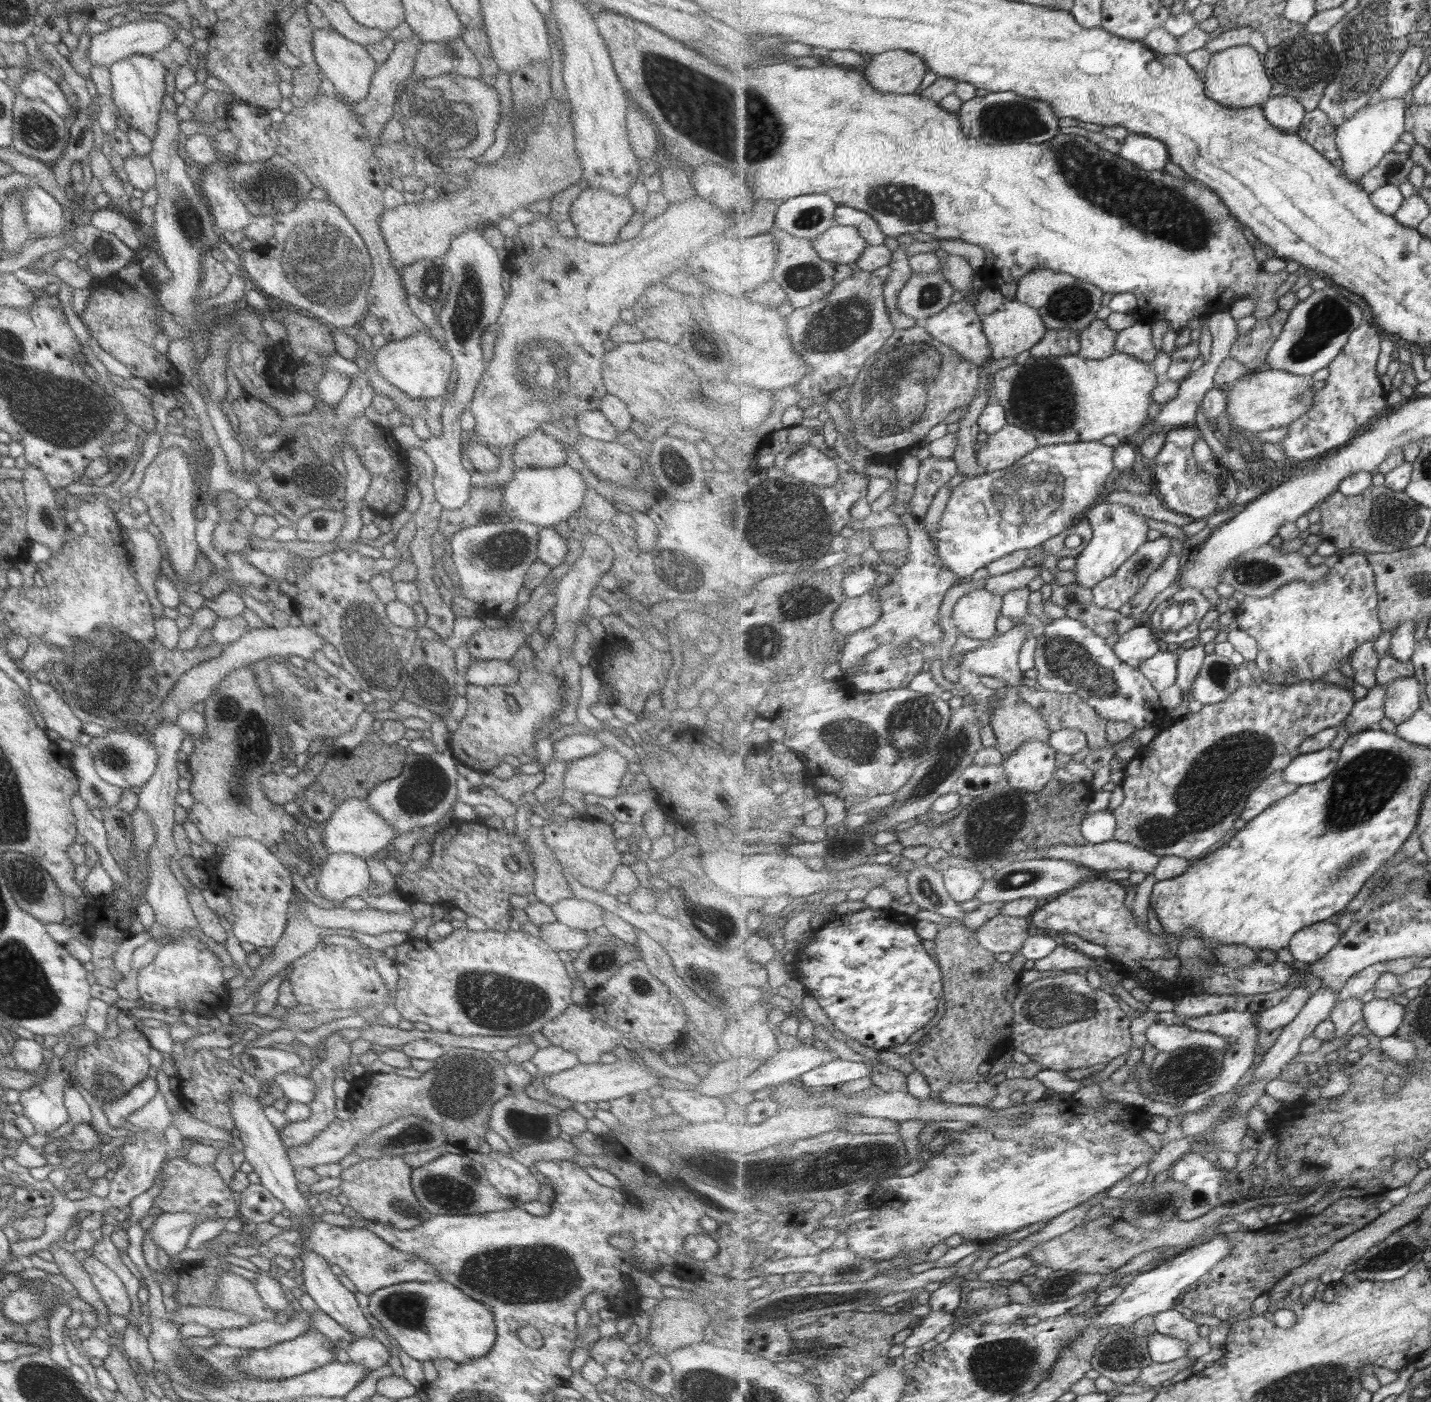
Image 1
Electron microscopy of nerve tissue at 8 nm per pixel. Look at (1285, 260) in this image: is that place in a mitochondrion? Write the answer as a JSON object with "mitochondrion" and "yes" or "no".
{"mitochondrion":"no"}

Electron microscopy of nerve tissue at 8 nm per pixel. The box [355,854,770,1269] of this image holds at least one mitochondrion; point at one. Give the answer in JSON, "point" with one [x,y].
{"point":[492,1002]}

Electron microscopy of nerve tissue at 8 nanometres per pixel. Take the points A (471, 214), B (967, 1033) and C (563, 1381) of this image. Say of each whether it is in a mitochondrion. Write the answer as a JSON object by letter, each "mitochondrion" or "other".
{"A":"other","B":"other","C":"other"}

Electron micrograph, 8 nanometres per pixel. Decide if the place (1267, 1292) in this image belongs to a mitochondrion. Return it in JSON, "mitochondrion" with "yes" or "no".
{"mitochondrion":"no"}

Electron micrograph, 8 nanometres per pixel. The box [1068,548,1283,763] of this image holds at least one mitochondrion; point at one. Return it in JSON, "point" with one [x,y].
{"point":[1219,674]}

